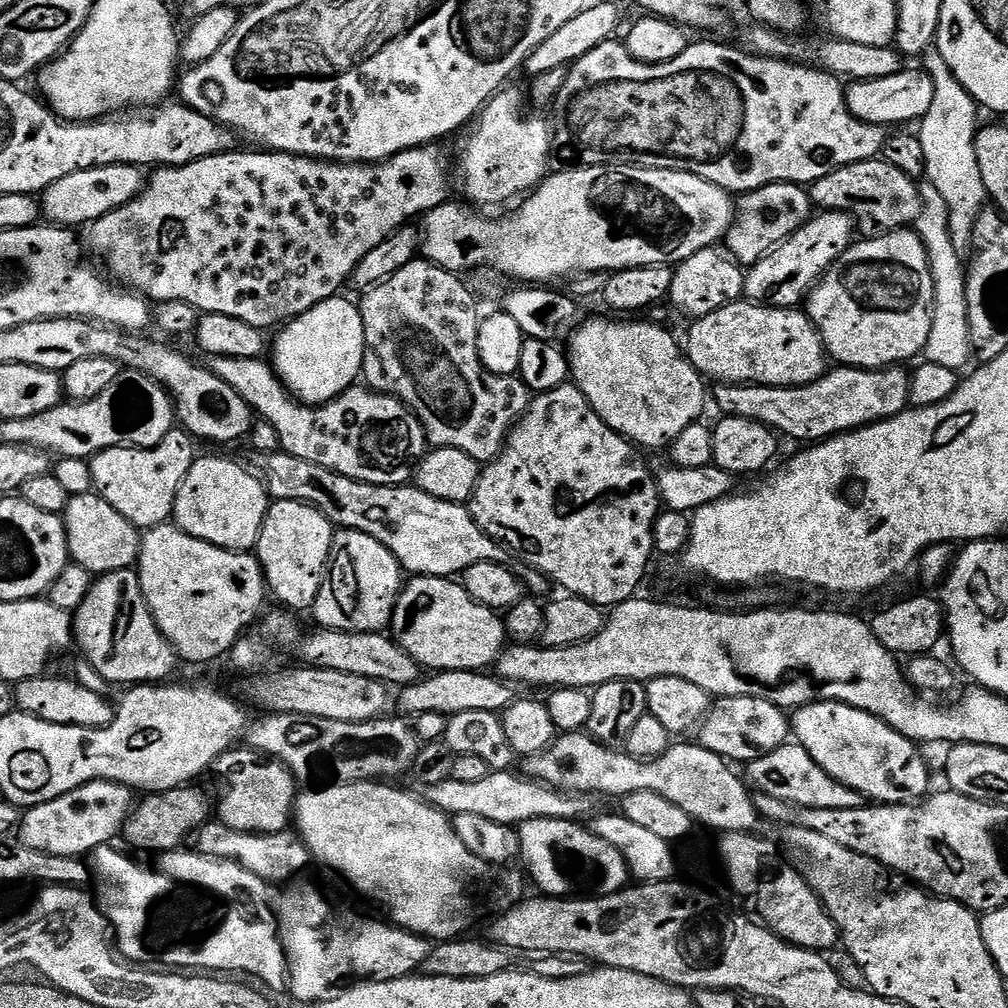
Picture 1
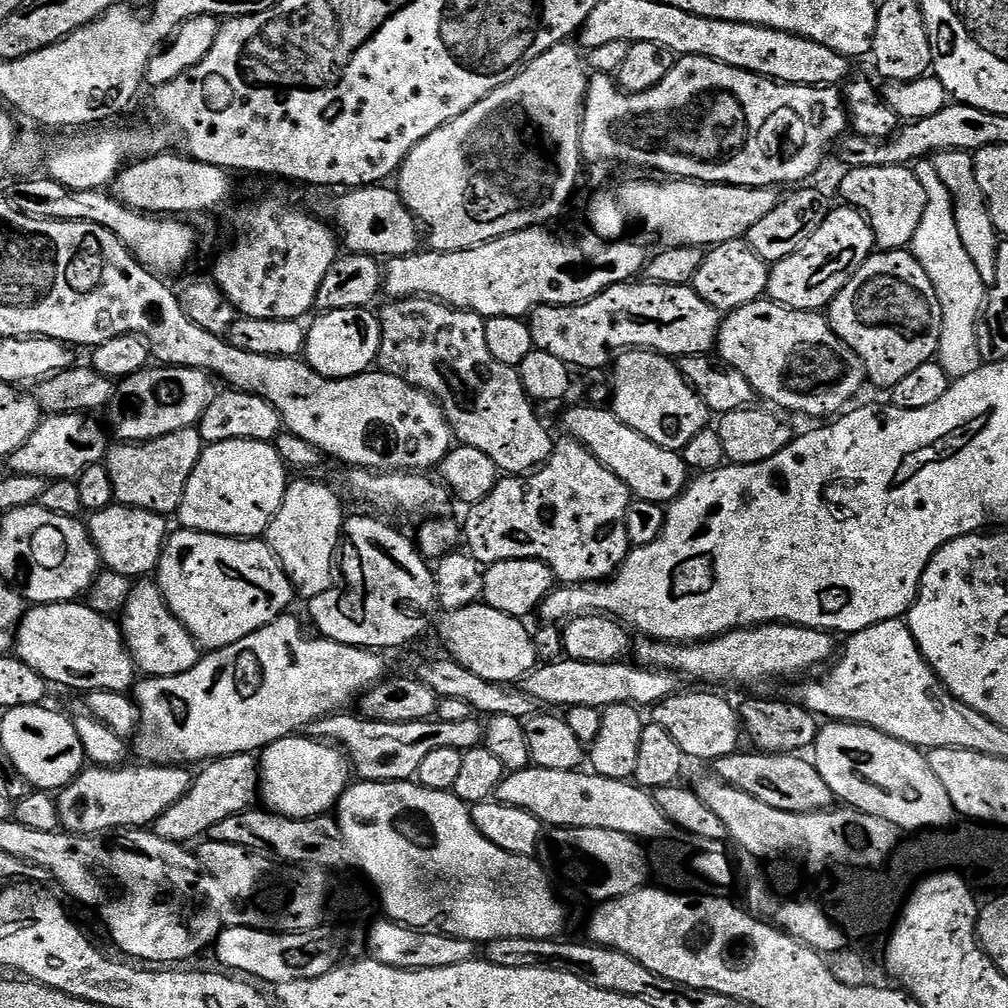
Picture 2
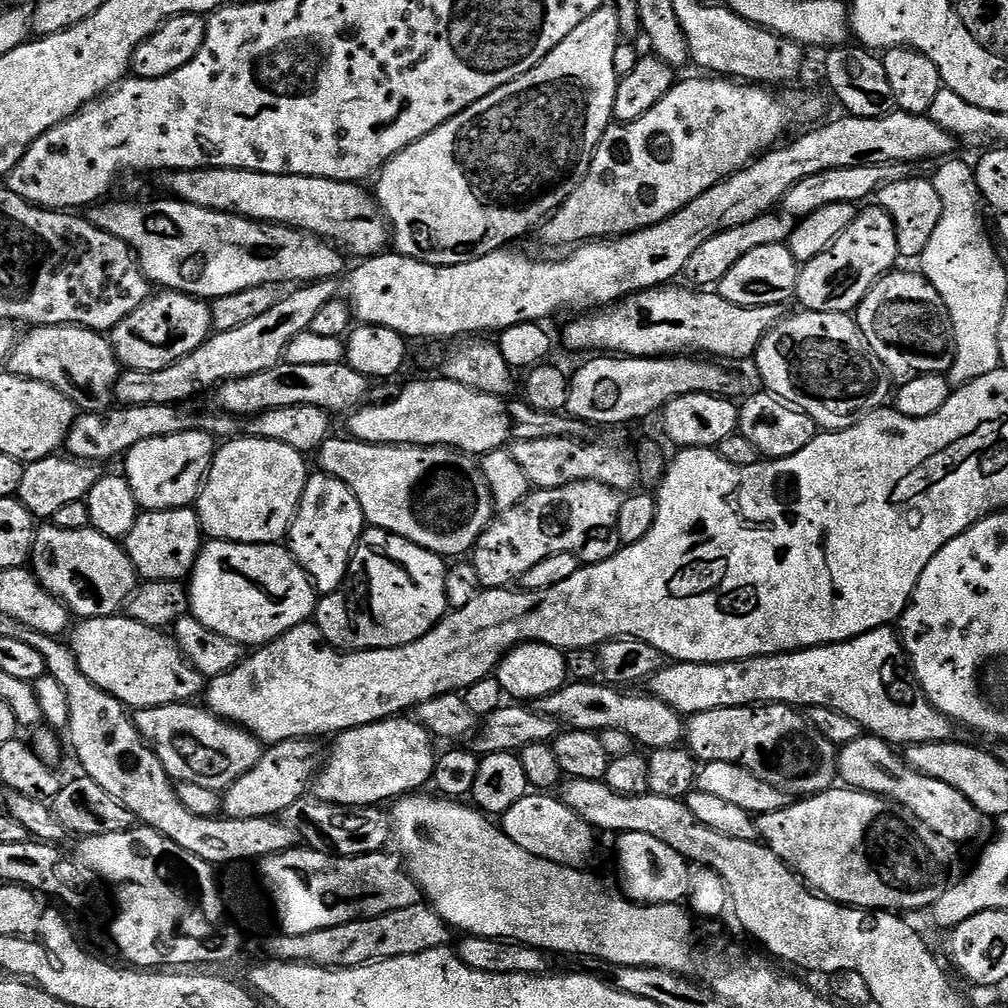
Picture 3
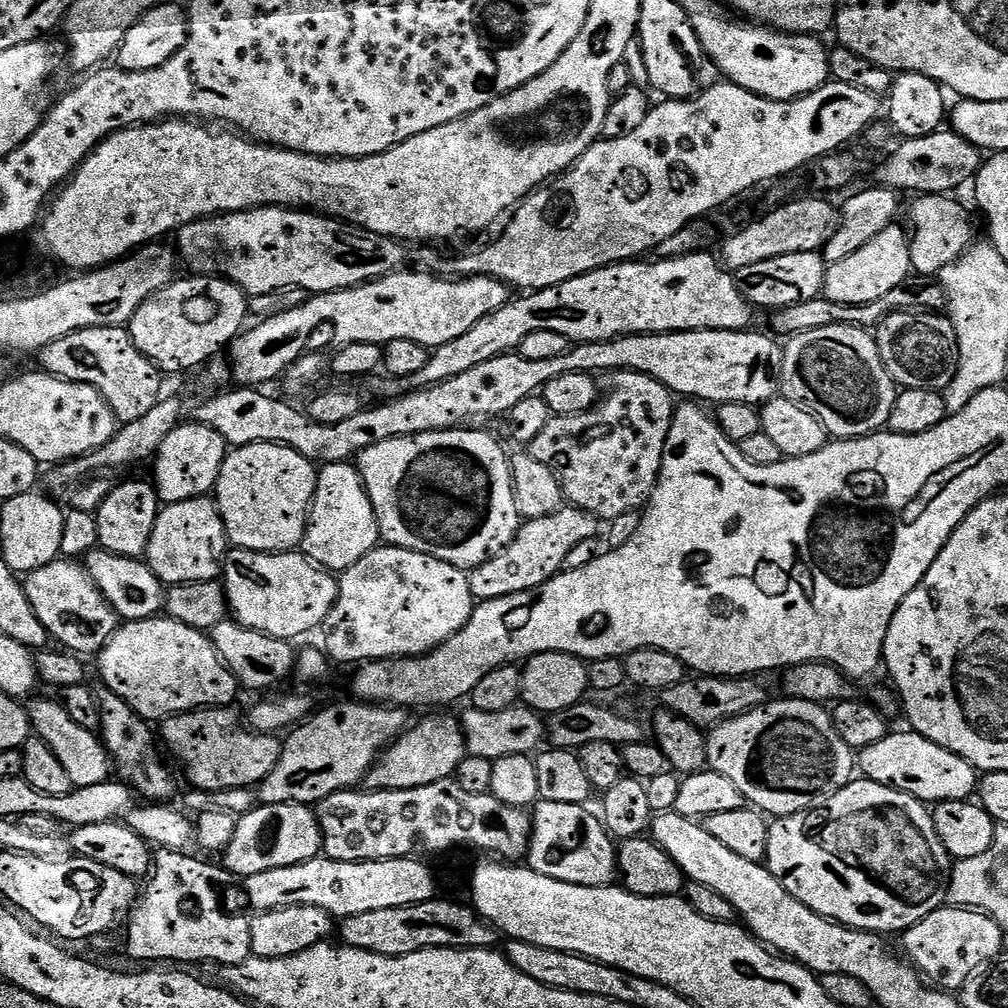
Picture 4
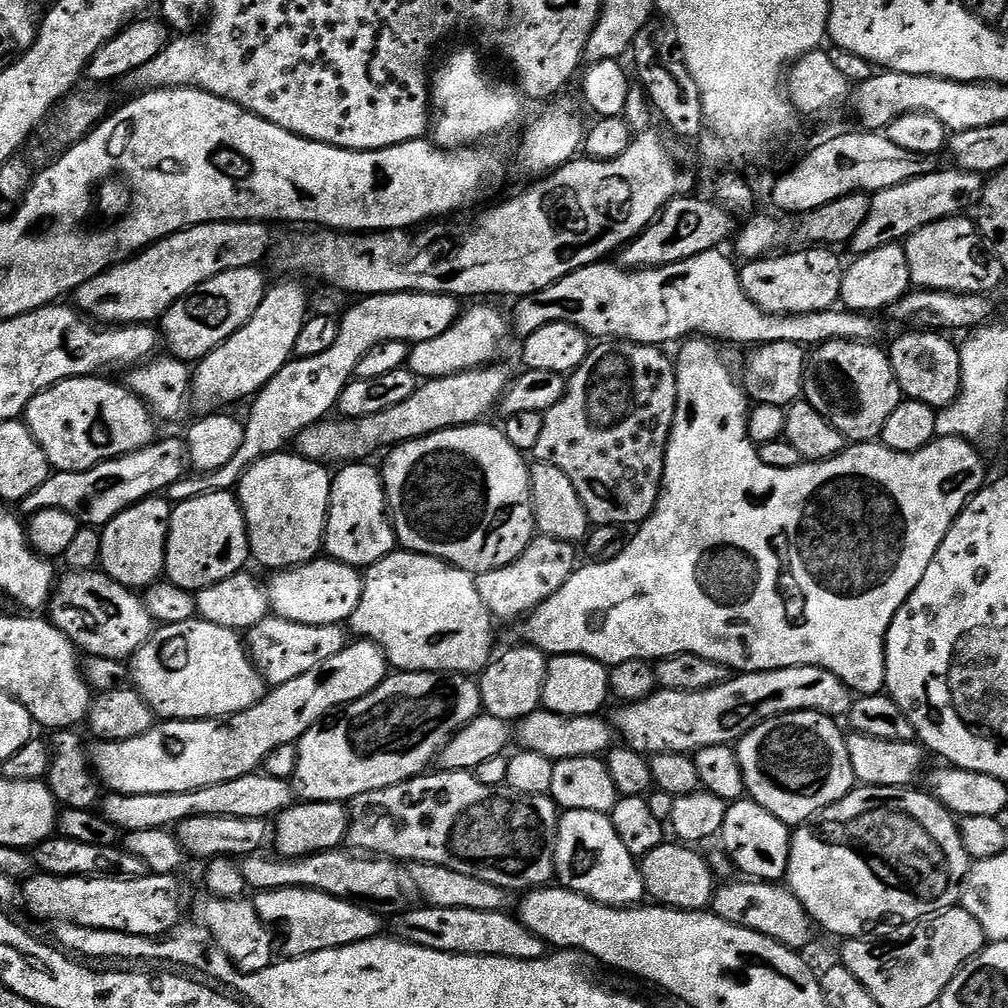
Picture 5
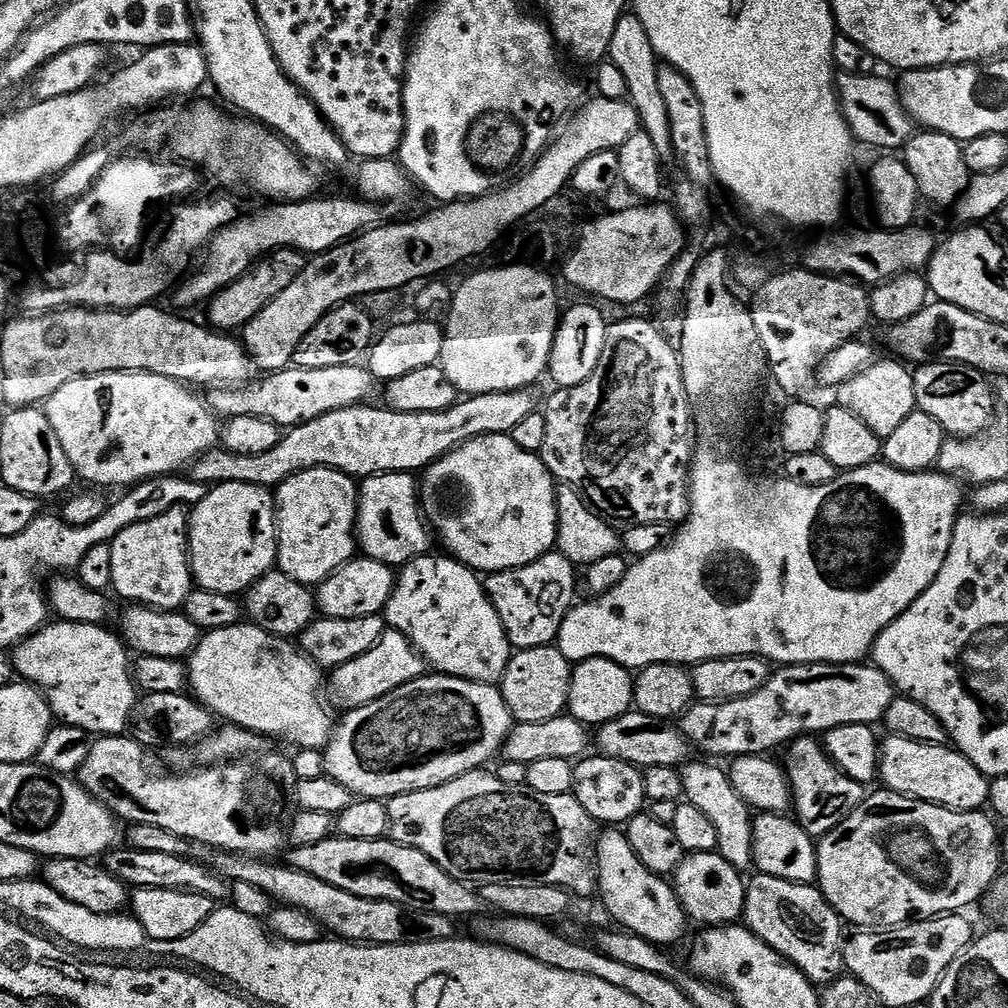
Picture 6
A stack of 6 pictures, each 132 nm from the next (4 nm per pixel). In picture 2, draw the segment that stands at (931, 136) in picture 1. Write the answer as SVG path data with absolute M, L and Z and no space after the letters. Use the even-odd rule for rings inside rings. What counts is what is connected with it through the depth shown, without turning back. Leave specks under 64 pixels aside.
M937 152L934 163L939 177L947 184L956 203L956 216L959 222L959 233L962 234L966 252L974 261L978 274L986 278L995 277L998 270L998 250L1002 237L994 226L994 218L990 214L990 206L986 194L982 194L982 186L978 186L978 174L973 153L970 152Z

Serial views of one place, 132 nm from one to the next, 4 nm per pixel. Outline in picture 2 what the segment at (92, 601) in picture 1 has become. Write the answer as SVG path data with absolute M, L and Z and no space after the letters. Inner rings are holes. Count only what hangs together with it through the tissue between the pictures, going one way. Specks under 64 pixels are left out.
M144 578L133 587L127 606L122 613L122 631L128 653L137 669L145 677L177 676L186 674L202 655L202 649L186 626L170 610L166 598L160 593L159 583Z

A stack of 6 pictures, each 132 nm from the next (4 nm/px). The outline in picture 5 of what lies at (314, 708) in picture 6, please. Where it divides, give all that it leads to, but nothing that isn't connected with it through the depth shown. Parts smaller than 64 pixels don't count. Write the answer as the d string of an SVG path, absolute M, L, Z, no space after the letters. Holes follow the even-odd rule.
M202 619L157 627L130 658L130 680L157 717L164 720L215 720L254 706L266 695L264 675L249 656L241 633Z

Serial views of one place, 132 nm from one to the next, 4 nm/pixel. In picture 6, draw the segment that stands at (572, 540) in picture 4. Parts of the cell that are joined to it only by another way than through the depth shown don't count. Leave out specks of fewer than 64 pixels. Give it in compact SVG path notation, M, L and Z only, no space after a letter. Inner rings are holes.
M558 550L545 552L521 568L491 573L483 581L502 626L508 632L513 649L555 645L565 616L572 611L576 596L577 569Z

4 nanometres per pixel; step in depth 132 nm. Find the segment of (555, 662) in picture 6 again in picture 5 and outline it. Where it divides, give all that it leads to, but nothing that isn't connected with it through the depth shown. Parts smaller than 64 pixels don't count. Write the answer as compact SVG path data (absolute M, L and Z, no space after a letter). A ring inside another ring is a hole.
M532 645L518 646L506 651L502 656L497 655L484 669L478 680L481 709L487 715L509 724L523 720L541 707L548 674L547 653Z

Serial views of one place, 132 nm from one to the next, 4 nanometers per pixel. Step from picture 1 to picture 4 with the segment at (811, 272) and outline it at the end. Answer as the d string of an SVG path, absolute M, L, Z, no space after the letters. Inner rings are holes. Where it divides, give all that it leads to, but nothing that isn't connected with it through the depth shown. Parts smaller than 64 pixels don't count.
M893 226L882 230L866 246L860 250L854 250L850 258L842 258L842 262L834 262L827 265L824 274L823 295L834 303L847 305L860 305L872 303L883 295L902 285L912 272L910 254L912 245L907 231L900 226Z

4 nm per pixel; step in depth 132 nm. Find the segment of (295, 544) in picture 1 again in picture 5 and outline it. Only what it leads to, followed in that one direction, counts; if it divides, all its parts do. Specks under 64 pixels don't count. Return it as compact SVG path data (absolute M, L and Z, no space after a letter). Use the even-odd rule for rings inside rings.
M349 462L333 475L328 525L324 531L323 551L331 559L361 570L371 568L398 548L396 530L388 511L388 495L384 491L384 477L370 465Z

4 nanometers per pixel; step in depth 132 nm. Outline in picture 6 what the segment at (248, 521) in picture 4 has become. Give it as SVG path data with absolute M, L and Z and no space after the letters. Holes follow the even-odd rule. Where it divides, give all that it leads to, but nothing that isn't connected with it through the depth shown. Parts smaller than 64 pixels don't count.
M311 468L283 480L279 488L275 489L274 495L276 530L280 533L276 562L279 571L294 578L294 582L318 586L357 555L358 536L354 529L358 507L358 484L353 477L333 468Z

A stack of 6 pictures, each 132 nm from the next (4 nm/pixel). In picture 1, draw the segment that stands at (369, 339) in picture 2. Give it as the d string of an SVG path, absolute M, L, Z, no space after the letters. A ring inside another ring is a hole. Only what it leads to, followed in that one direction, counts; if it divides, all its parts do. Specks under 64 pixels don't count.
M337 294L288 321L270 344L270 363L285 388L301 404L315 406L338 398L361 379L364 367L364 327L355 303Z

